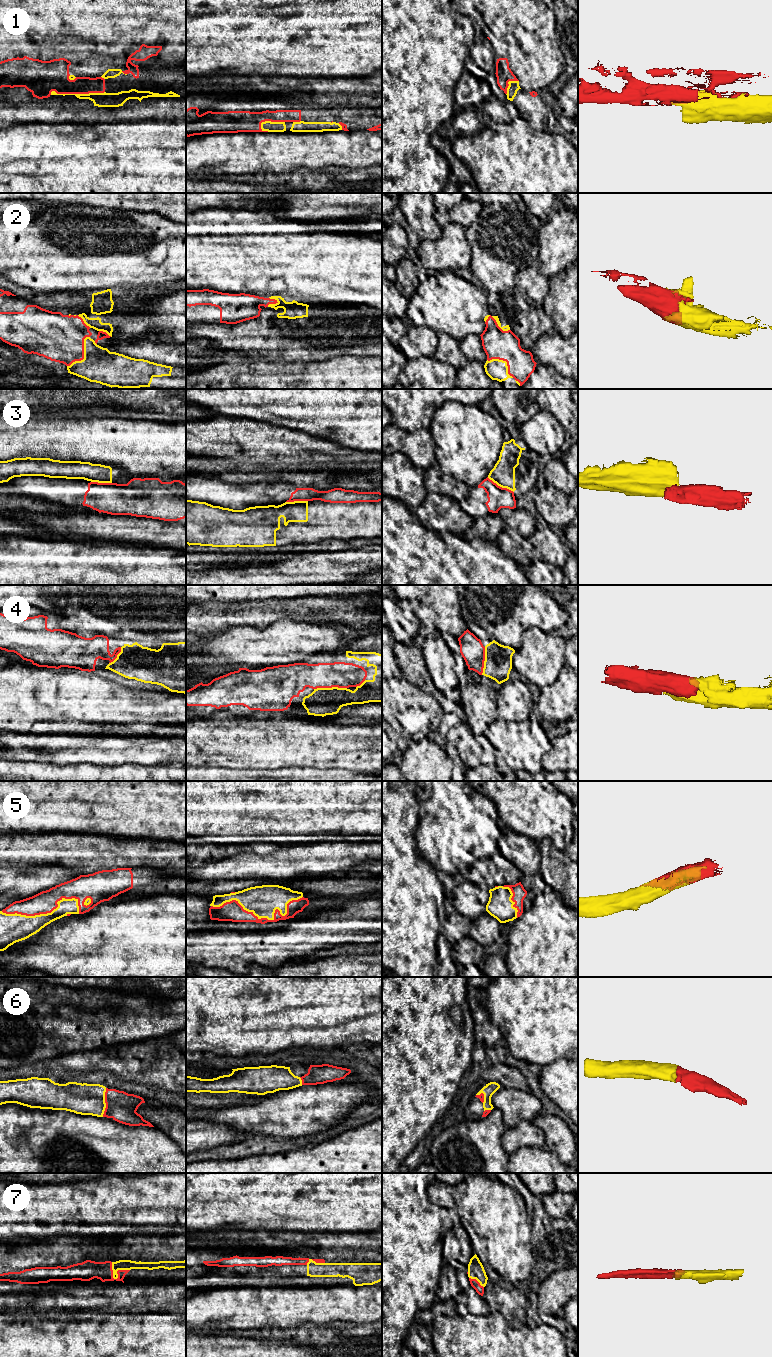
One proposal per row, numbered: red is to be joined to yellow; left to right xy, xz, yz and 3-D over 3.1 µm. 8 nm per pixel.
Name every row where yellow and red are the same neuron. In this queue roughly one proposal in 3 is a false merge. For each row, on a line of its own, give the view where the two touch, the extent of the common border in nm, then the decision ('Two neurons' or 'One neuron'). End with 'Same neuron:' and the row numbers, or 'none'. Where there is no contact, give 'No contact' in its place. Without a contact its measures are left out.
1: Touches yellow in xy. Shared border 440 nm. Two neurons
2: Touches yellow in xy. Shared border 300 nm. One neuron
3: Touches yellow in yz. Shared border 240 nm. Two neurons
4: Touches yellow in xz. Shared border 260 nm. One neuron
5: Touches yellow in xz. Shared border 750 nm. One neuron
6: Touches yellow in xy. Shared border 240 nm. One neuron
7: Touches yellow in xy. Shared border 170 nm. One neuron
Same neuron: 2, 4, 5, 6, 7

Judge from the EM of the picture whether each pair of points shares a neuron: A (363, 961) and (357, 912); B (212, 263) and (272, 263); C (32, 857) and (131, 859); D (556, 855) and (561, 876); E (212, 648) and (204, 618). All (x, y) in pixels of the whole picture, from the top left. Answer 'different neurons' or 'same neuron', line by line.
A: different neurons
B: same neuron
C: same neuron
D: same neuron
E: different neurons

